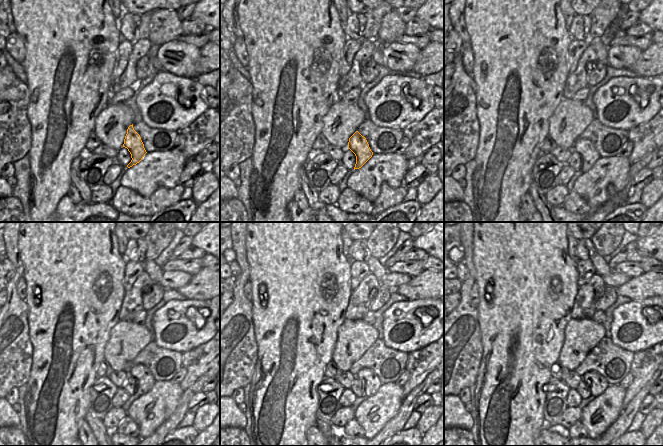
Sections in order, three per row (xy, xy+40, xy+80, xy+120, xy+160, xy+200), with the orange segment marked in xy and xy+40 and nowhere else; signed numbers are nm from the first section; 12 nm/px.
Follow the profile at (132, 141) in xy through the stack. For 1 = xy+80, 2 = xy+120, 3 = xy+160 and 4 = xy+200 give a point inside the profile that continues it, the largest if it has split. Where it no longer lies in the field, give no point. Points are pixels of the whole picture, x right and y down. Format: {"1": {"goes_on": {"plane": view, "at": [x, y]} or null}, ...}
{"1": {"goes_on": {"plane": "xy+80", "at": [589, 155]}}, "2": {"goes_on": {"plane": "xy+120", "at": [145, 381]}}, "3": {"goes_on": {"plane": "xy+160", "at": [370, 381]}}, "4": {"goes_on": {"plane": "xy+200", "at": [597, 384]}}}

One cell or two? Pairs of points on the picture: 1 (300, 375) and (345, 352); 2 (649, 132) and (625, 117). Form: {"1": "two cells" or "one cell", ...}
{"1": "two cells", "2": "two cells"}

